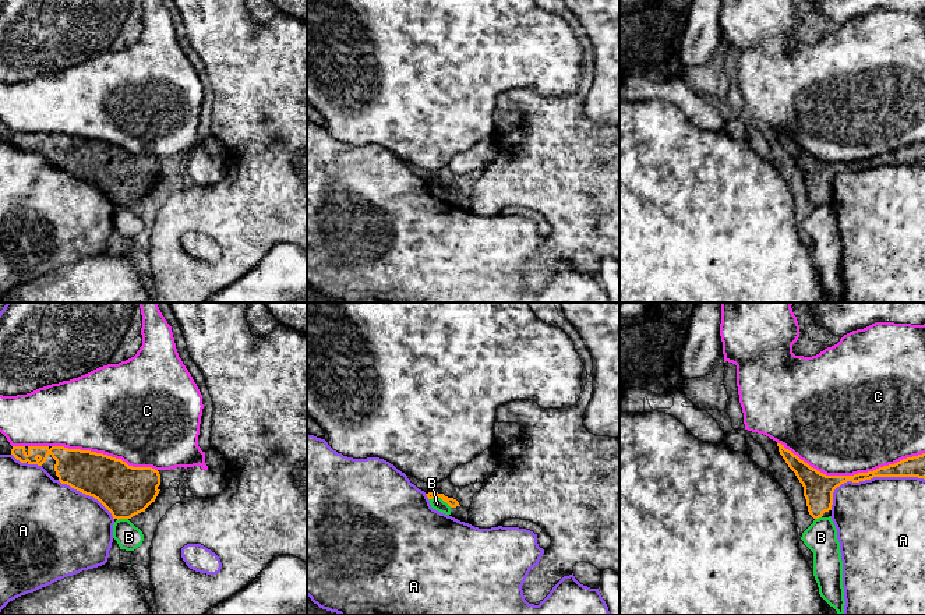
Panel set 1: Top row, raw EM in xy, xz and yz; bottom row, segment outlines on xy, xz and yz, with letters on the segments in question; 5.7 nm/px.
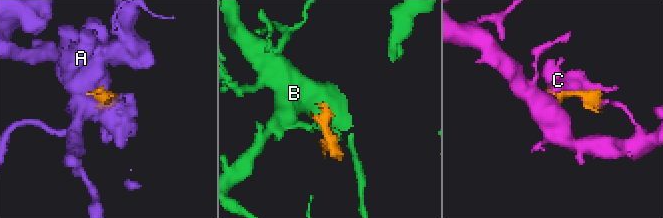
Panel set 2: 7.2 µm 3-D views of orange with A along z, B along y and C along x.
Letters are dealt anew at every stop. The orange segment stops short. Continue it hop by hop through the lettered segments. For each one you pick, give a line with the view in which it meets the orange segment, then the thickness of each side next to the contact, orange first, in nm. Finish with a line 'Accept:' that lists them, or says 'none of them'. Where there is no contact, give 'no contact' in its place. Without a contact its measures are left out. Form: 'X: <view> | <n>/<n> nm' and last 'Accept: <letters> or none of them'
Accept: none of them

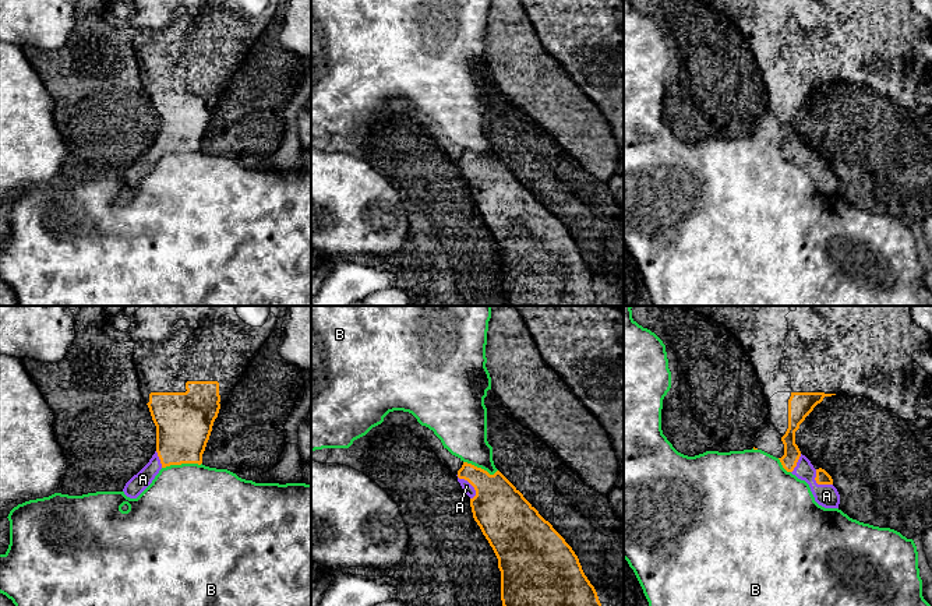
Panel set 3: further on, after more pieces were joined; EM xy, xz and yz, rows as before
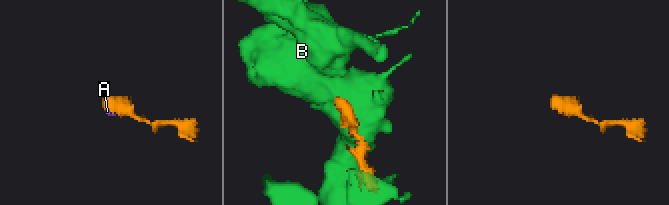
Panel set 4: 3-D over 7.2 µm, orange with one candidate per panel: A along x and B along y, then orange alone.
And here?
A: xz | 320/60 nm
Accept: A

